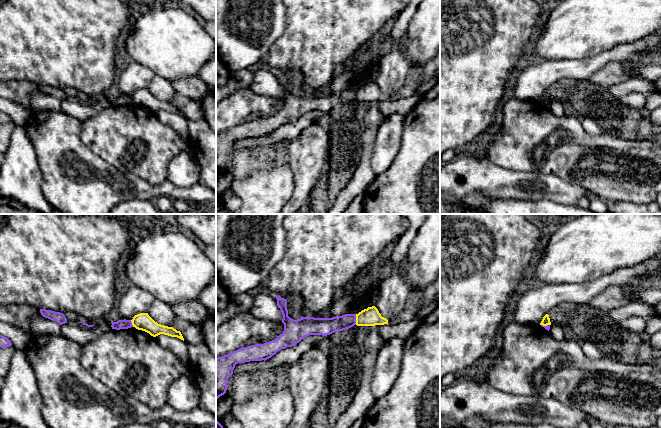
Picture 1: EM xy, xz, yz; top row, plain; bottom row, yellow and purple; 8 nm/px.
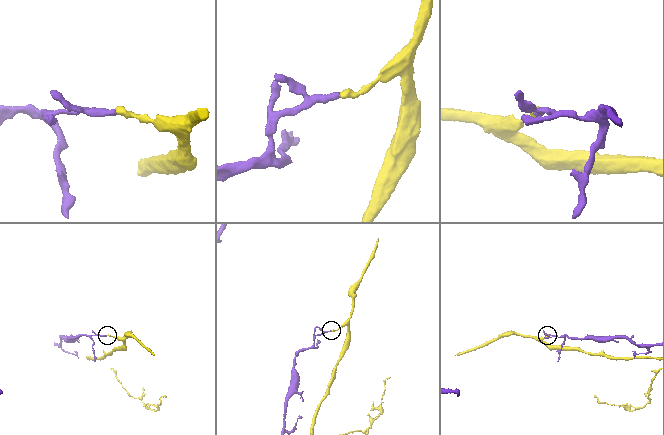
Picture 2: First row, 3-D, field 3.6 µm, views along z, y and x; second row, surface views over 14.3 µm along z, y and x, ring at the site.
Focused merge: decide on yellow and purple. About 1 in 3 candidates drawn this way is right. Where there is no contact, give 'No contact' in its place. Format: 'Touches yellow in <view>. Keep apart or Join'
Touches yellow in xz. Keep apart

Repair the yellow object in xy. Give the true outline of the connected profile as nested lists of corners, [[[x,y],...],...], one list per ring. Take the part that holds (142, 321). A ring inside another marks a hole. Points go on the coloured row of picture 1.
[[[140,313],[135,315],[131,322],[133,327],[149,333],[153,337],[164,334],[171,337],[177,337],[184,341],[180,331],[177,331],[173,327],[158,324],[148,315],[148,313]]]

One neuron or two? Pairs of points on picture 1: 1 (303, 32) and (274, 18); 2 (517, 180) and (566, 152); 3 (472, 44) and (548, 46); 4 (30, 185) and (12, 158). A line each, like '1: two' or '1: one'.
1: two
2: two
3: two
4: one

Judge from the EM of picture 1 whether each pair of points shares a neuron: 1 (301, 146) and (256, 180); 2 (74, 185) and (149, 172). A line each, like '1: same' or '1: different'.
1: different
2: different

